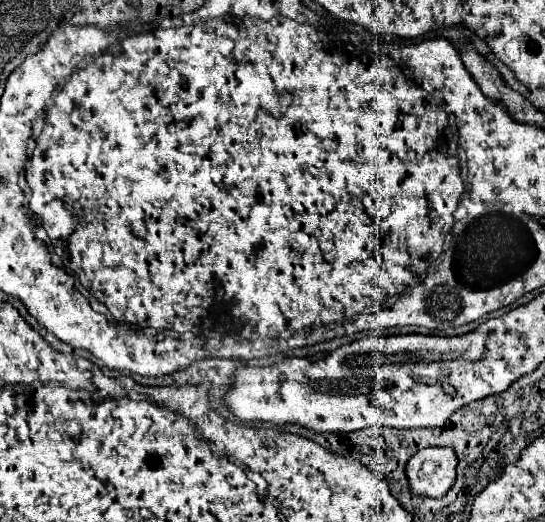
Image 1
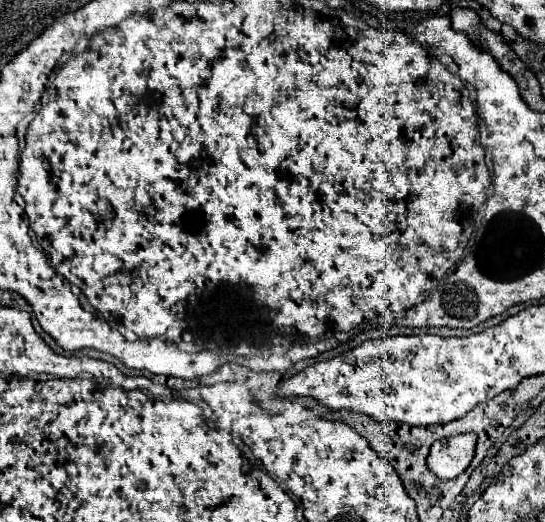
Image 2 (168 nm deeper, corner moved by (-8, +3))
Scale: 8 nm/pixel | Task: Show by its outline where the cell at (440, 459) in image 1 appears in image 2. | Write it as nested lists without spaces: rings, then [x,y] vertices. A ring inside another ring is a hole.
[[[459,434],[451,438],[437,440],[431,446],[431,454],[427,458],[427,466],[441,480],[453,480],[459,476],[473,460],[477,436],[475,434]]]

